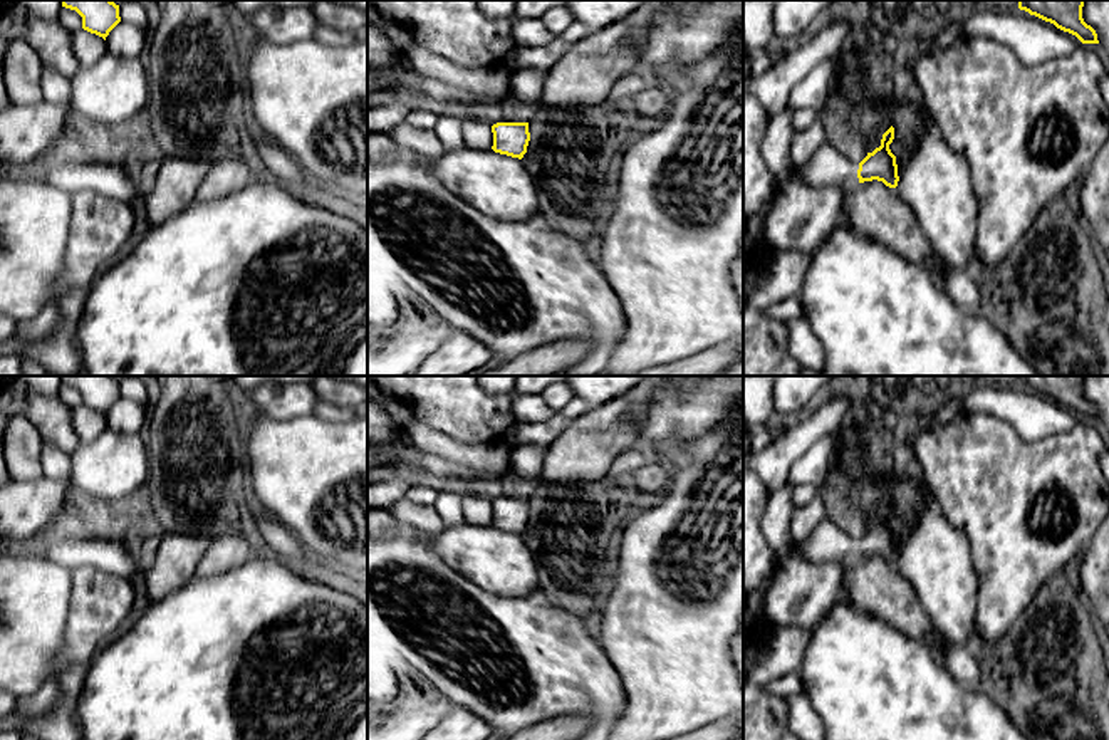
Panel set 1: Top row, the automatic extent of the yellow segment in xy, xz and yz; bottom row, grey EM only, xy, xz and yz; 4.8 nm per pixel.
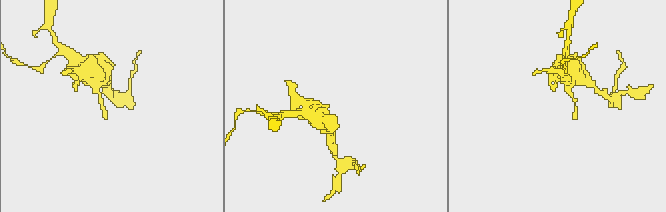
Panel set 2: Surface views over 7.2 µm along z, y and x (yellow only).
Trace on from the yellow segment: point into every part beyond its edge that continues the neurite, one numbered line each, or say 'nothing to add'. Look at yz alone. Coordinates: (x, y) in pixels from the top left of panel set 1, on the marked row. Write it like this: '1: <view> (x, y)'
1: yz (827, 166)

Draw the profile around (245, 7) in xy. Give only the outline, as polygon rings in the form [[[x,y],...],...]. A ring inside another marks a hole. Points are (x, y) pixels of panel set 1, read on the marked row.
[[[232,0],[232,5],[245,18],[250,18],[262,8],[312,7],[314,2],[315,0]]]

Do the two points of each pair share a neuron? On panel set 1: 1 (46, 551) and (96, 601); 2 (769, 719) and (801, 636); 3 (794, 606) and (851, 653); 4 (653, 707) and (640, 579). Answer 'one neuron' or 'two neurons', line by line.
1: two neurons
2: one neuron
3: two neurons
4: one neuron

